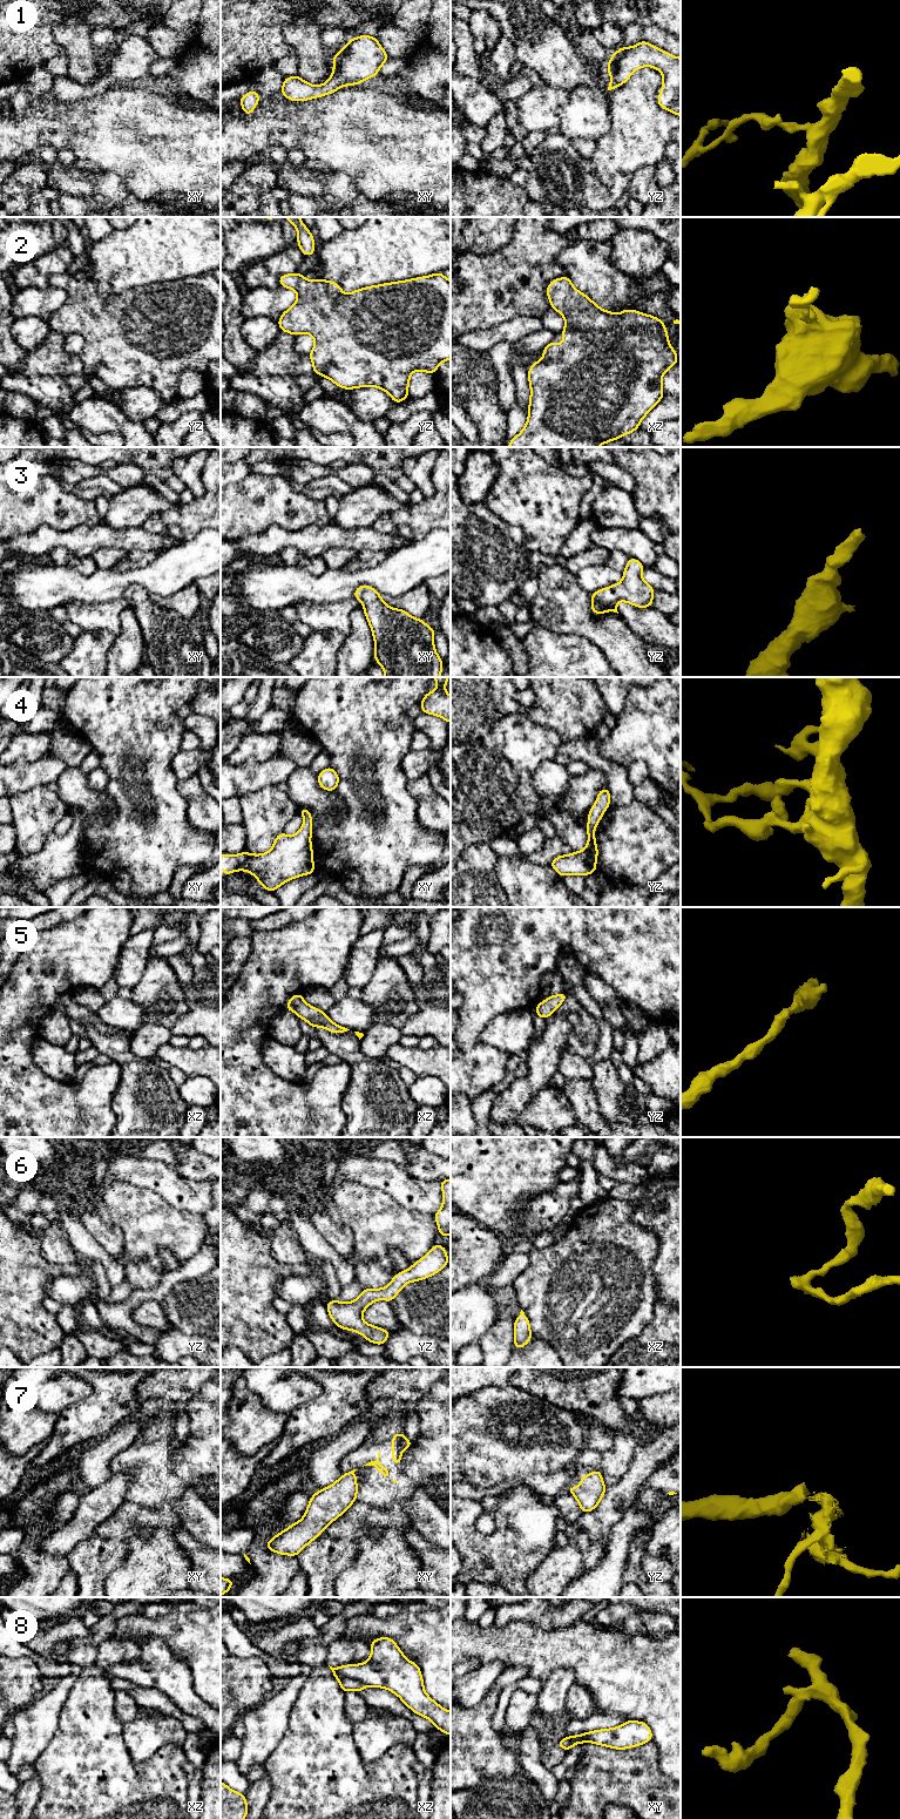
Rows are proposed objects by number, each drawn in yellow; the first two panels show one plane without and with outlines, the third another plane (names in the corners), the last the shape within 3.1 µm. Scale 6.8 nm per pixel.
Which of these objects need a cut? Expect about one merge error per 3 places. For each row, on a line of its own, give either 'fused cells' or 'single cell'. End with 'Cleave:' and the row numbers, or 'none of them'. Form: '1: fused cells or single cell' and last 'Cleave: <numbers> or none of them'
1: single cell
2: single cell
3: single cell
4: single cell
5: single cell
6: single cell
7: fused cells
8: fused cells
Cleave: 7, 8

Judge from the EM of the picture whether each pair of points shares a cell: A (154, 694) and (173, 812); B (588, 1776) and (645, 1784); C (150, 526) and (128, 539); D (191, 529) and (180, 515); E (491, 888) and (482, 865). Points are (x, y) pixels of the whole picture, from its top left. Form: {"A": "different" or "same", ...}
{"A": "same", "B": "same", "C": "different", "D": "same", "E": "same"}

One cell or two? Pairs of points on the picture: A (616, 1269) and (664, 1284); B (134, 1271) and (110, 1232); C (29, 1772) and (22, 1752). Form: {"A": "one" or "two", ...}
{"A": "two", "B": "two", "C": "two"}

